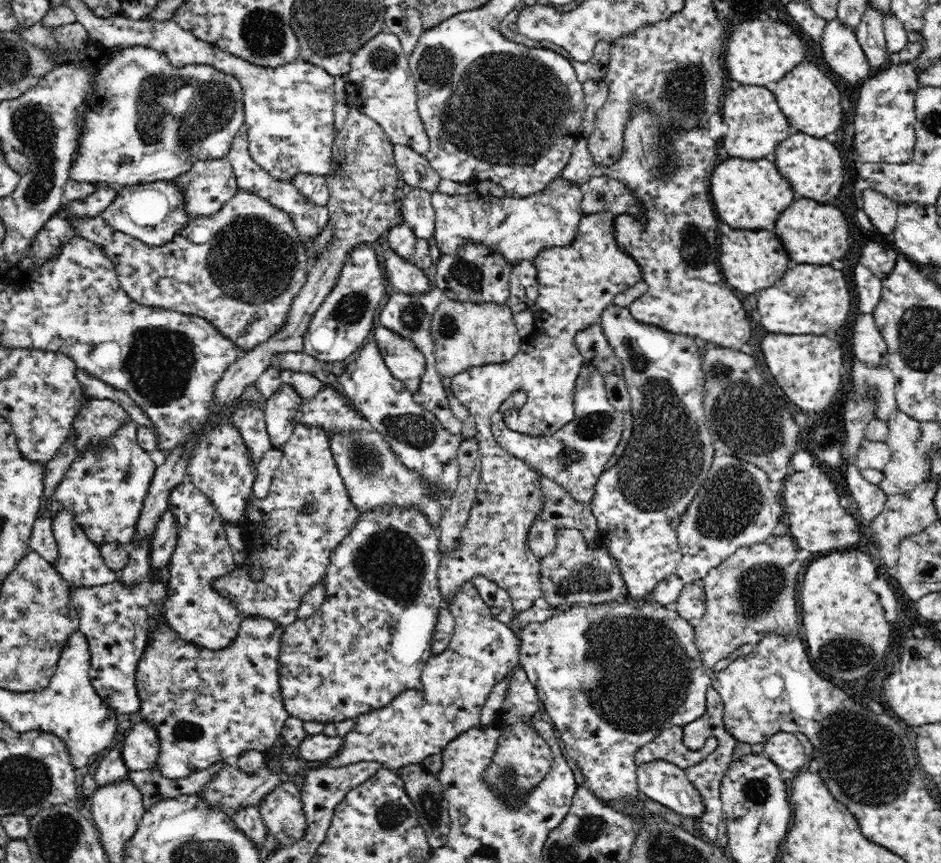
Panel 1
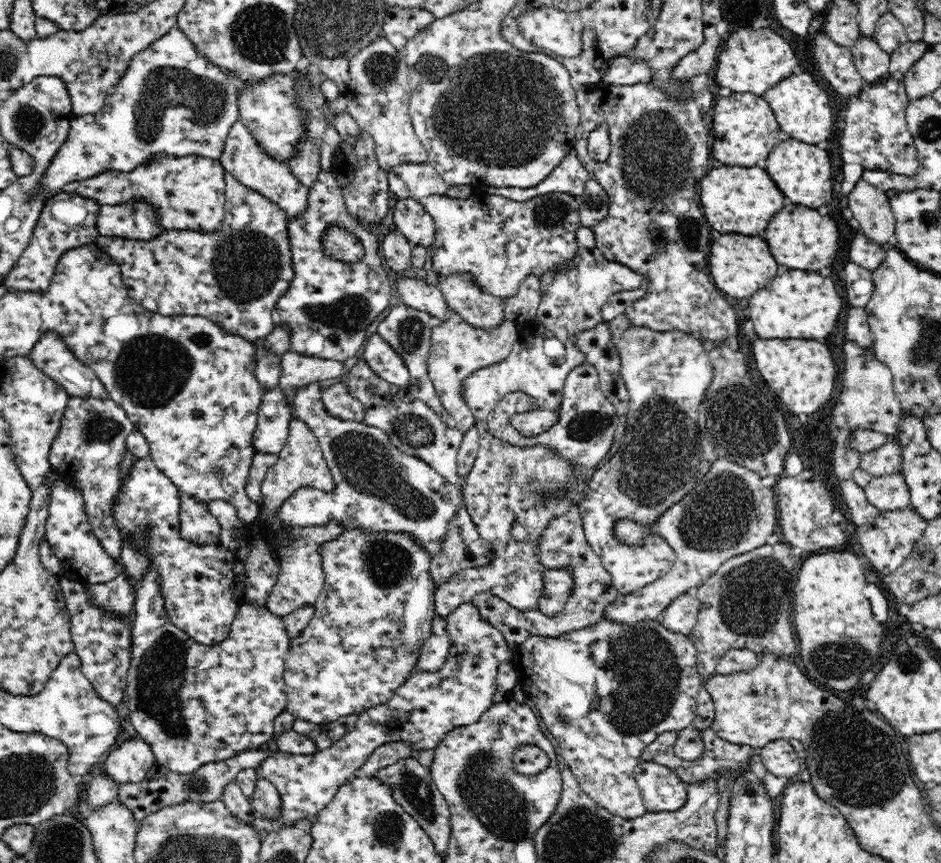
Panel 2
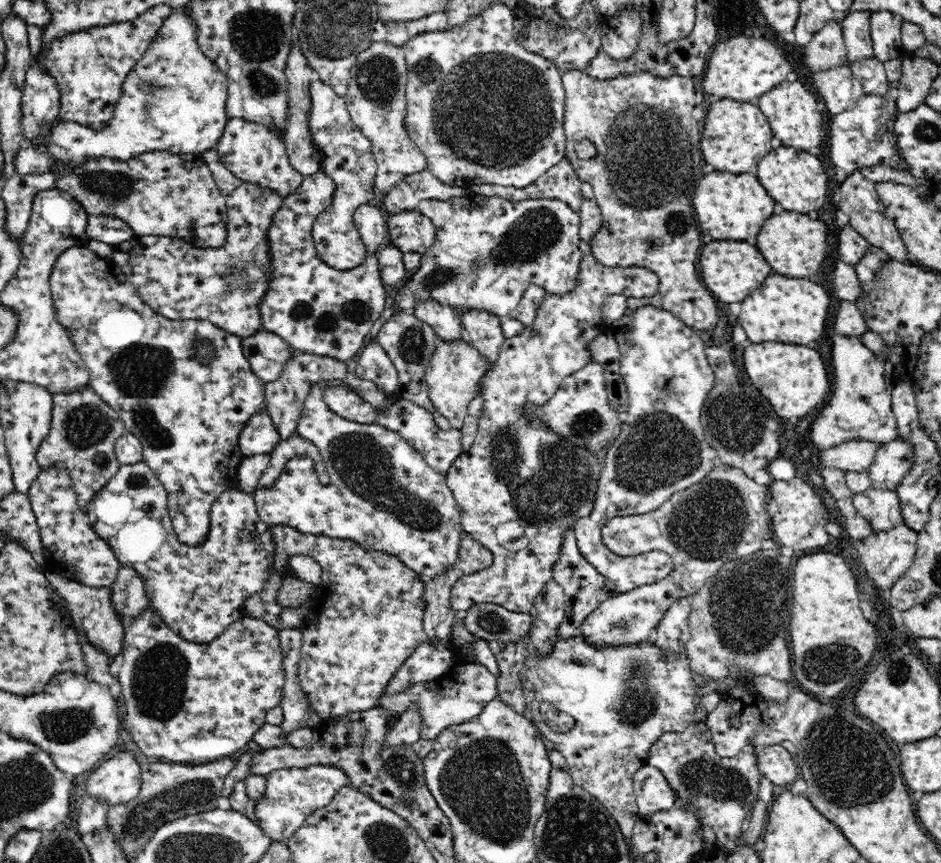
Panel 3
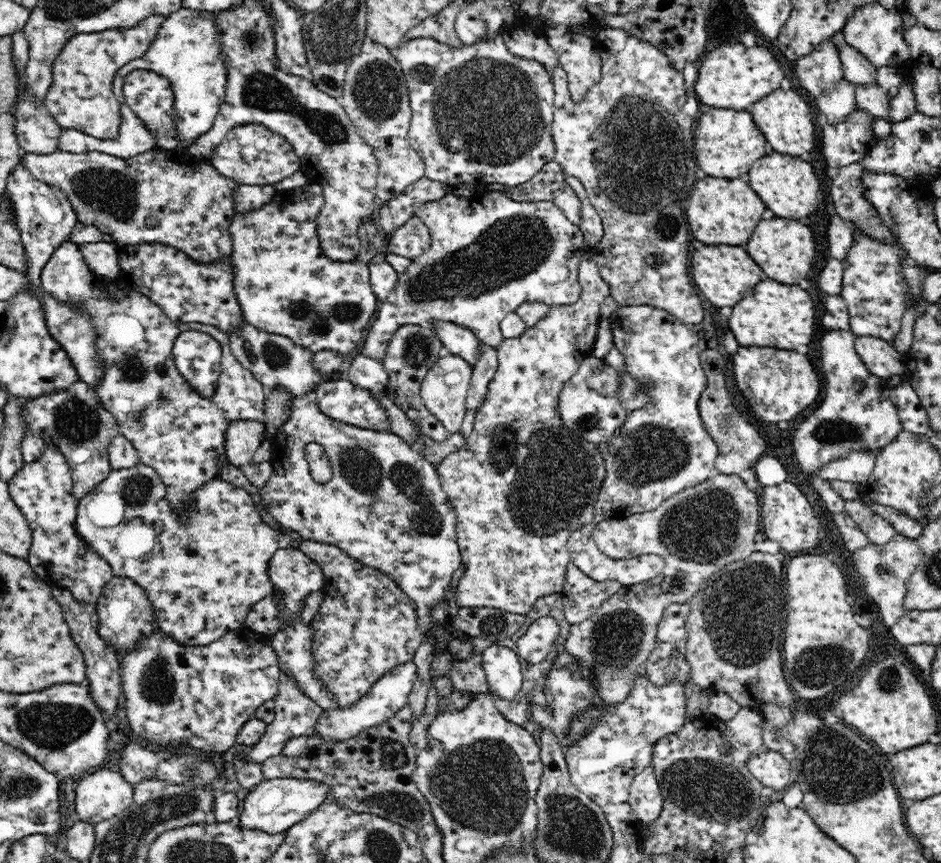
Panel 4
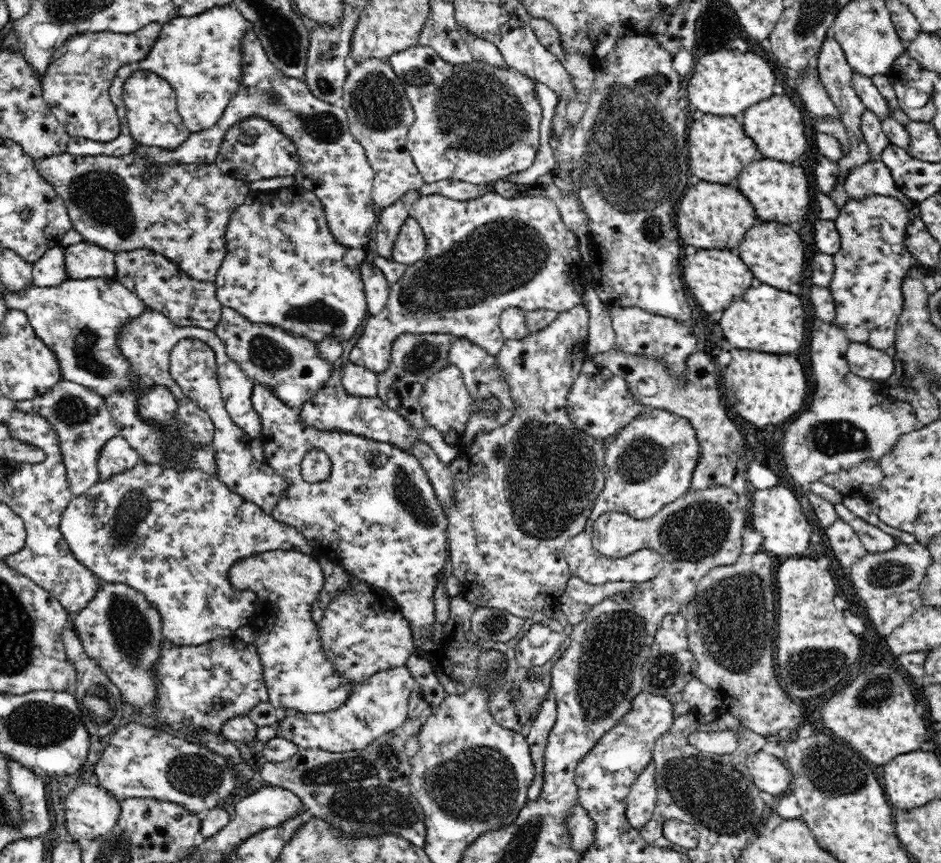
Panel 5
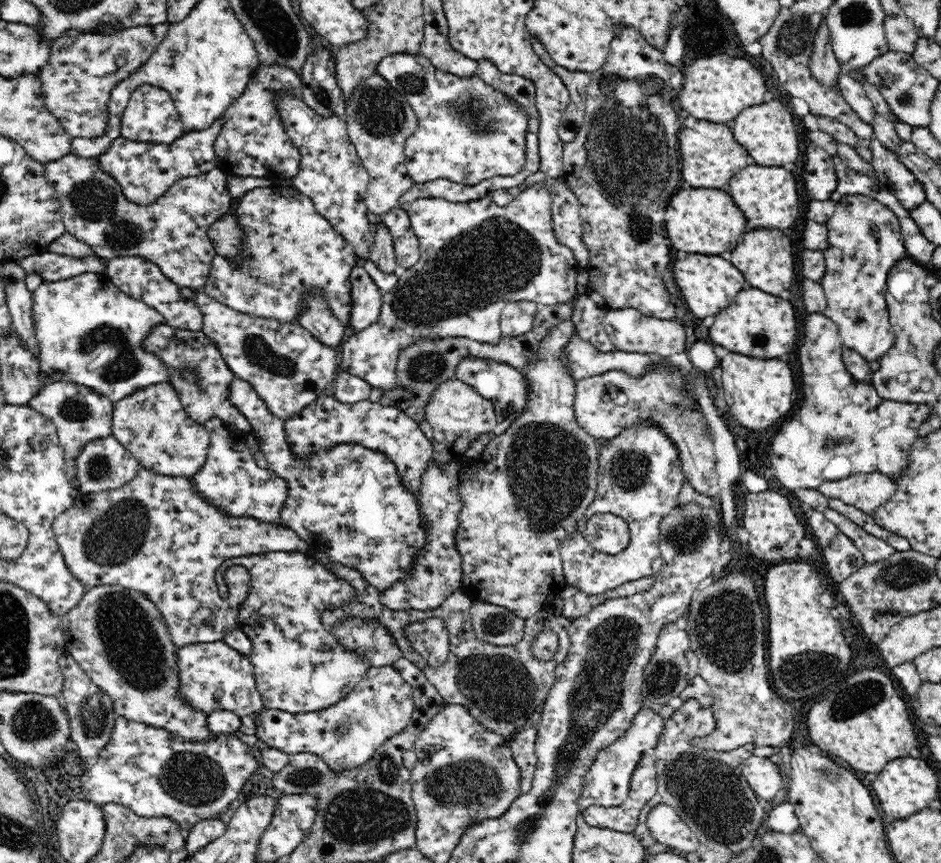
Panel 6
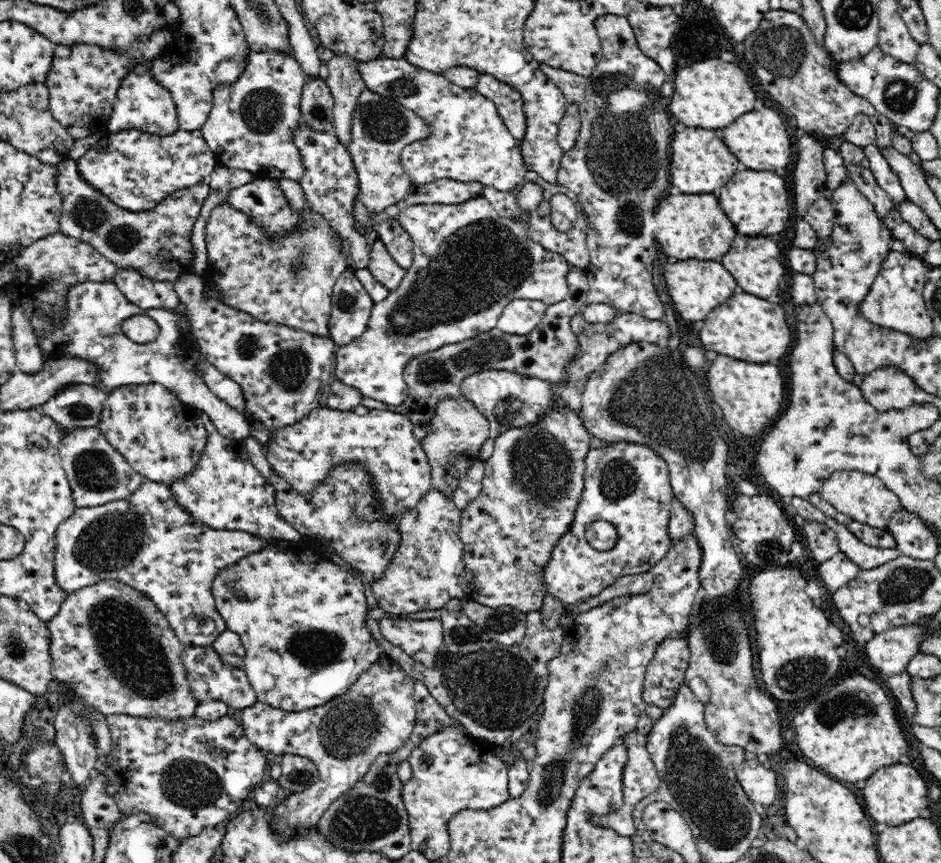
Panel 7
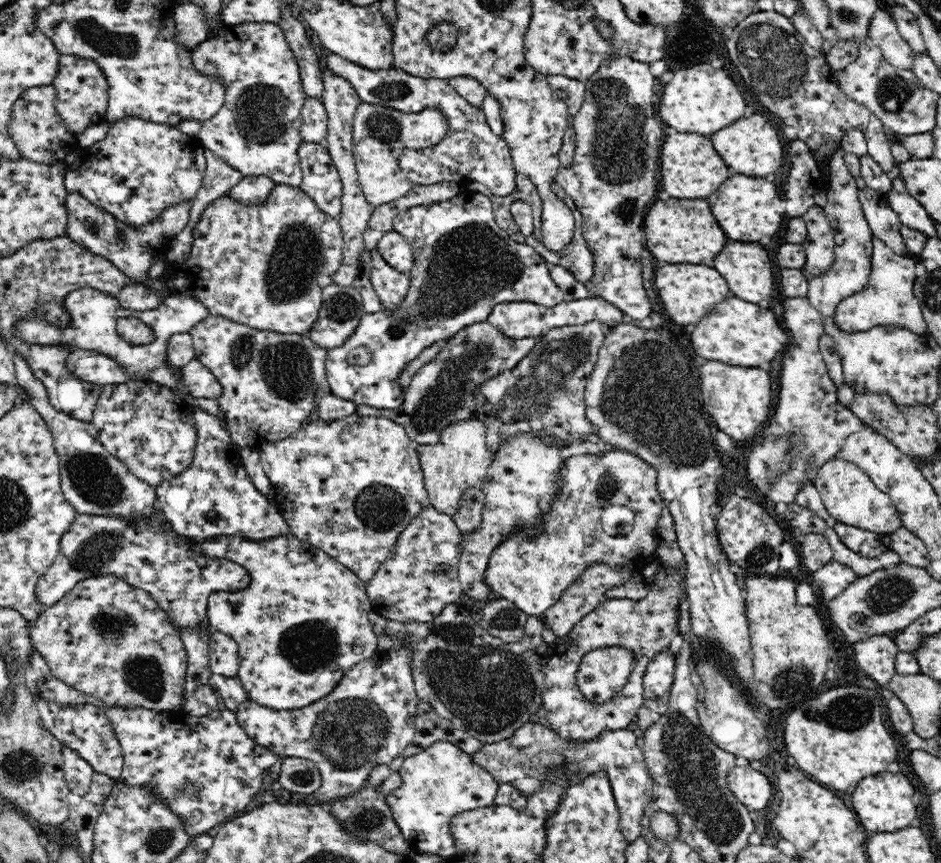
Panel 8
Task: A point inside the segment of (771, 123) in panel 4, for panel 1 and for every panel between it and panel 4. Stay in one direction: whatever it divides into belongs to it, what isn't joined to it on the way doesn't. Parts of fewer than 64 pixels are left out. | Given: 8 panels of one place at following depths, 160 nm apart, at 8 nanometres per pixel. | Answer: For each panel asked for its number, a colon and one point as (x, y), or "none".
1: (809, 99)
2: (804, 111)
3: (792, 111)

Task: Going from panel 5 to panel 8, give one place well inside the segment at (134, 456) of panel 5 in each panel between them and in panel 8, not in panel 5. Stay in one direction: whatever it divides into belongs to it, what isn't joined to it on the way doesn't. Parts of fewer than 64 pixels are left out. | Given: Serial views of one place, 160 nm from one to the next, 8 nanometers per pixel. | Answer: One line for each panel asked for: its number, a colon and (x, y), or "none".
6: (104, 464)
7: (98, 474)
8: (93, 481)

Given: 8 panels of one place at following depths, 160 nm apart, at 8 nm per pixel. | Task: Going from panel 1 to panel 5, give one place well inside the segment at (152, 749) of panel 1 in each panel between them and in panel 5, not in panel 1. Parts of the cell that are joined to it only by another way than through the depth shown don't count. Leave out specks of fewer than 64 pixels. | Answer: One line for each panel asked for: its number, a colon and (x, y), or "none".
2: (131, 761)
3: (118, 779)
4: (105, 793)
5: (91, 811)

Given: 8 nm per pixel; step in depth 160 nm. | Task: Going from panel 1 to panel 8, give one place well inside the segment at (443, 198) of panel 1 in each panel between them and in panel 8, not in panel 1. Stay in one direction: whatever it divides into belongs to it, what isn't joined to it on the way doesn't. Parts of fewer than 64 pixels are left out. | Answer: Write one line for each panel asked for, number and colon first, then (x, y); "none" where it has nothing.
2: (499, 241)
3: (488, 250)
4: (489, 254)
5: (483, 255)
6: (475, 256)
7: (469, 262)
8: (464, 264)

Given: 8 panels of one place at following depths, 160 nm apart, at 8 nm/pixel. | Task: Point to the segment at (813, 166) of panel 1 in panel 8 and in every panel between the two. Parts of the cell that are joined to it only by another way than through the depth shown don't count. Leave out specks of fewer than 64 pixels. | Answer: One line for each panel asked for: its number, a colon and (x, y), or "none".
2: (803, 172)
3: (797, 181)
4: (789, 187)
5: (779, 191)
6: (767, 195)
7: (756, 201)
8: (744, 206)

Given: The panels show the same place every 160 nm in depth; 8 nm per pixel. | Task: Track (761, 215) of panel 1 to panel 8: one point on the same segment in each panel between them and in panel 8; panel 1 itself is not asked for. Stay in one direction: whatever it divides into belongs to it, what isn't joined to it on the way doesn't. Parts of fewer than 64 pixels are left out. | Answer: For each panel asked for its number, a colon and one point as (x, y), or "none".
2: (734, 199)
3: (729, 206)
4: (720, 211)
5: (710, 215)
6: (705, 221)
7: (684, 223)
8: (678, 231)

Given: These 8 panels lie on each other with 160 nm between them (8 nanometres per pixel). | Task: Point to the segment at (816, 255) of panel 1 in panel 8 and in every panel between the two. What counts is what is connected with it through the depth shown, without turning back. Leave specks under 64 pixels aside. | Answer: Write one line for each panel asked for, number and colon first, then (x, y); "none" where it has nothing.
2: (799, 237)
3: (793, 243)
4: (784, 248)
5: (774, 252)
6: (765, 257)
7: (756, 262)
8: (746, 266)

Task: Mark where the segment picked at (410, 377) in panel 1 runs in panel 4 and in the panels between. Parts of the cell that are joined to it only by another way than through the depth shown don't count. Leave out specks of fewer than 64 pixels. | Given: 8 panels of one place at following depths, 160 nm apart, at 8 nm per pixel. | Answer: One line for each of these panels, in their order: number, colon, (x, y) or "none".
2: (379, 355)
3: (374, 364)
4: (364, 371)

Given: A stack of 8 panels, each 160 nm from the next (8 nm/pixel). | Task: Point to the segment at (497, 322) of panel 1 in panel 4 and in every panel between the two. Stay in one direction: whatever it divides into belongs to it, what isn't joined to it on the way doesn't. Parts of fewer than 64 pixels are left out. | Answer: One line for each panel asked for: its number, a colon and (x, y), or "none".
2: (457, 348)
3: (455, 370)
4: (444, 389)

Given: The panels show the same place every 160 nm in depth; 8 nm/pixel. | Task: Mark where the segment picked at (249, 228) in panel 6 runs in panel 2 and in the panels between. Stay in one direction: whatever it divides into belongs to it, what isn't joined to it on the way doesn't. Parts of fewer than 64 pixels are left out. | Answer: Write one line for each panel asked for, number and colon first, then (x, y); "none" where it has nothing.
2: (330, 304)
3: (315, 308)
4: (285, 285)
5: (283, 268)

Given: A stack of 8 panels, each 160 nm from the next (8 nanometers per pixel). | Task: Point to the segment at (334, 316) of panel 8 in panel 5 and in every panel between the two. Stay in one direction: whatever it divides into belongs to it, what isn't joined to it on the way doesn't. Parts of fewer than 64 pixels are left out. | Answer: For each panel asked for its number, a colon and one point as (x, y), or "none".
5: (376, 287)
6: (366, 297)
7: (351, 304)

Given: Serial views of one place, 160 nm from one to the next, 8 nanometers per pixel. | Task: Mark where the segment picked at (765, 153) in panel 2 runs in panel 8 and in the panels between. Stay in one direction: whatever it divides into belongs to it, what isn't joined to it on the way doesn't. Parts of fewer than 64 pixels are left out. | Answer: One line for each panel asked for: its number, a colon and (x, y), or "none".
3: (736, 136)
4: (728, 142)
5: (719, 149)
6: (711, 155)
7: (701, 163)
8: (690, 168)

